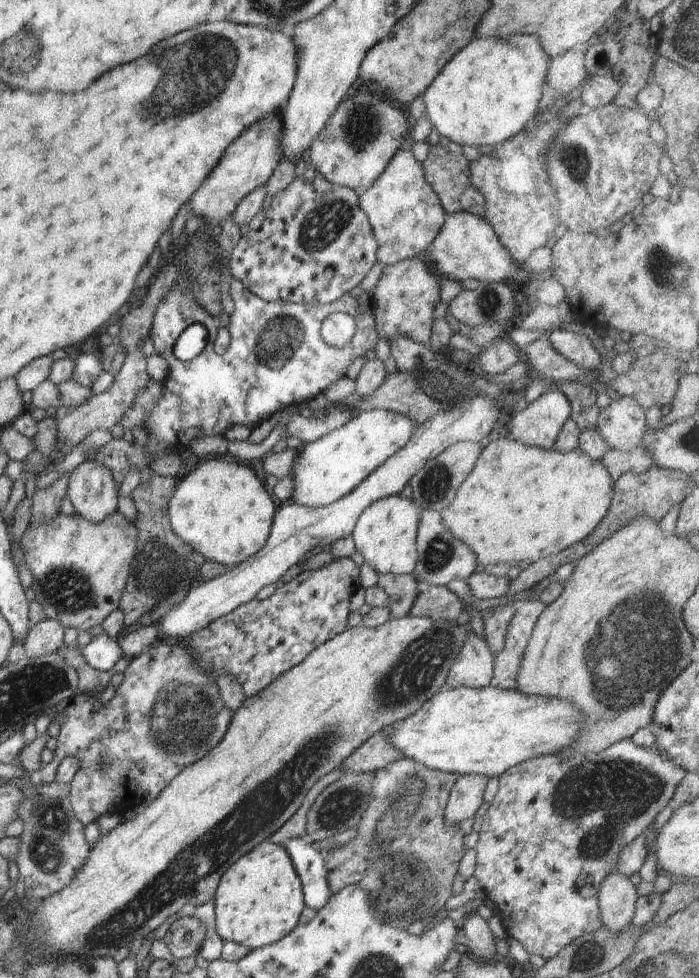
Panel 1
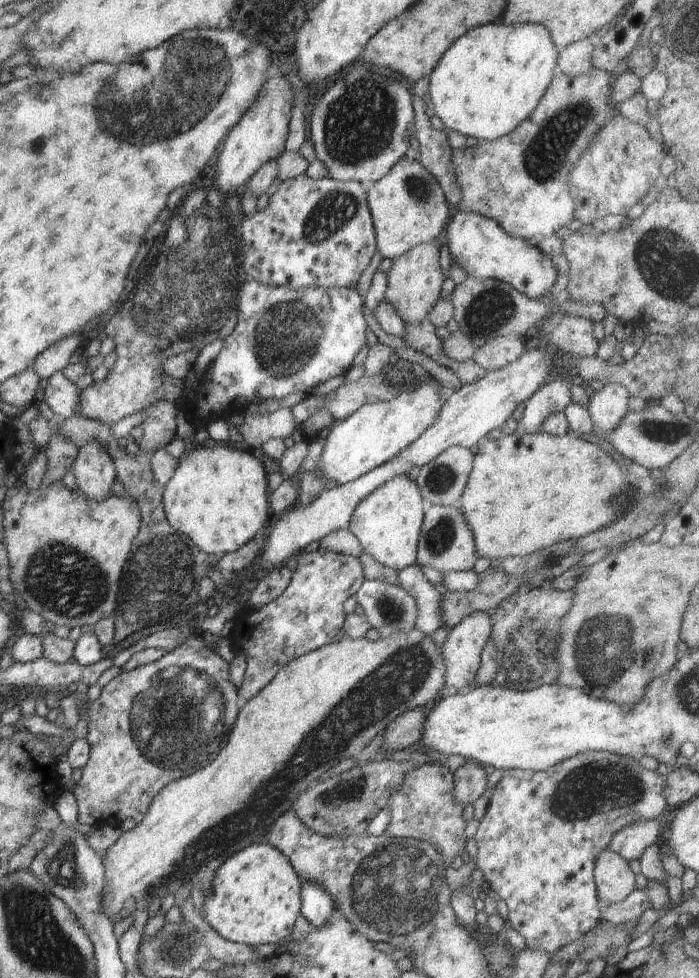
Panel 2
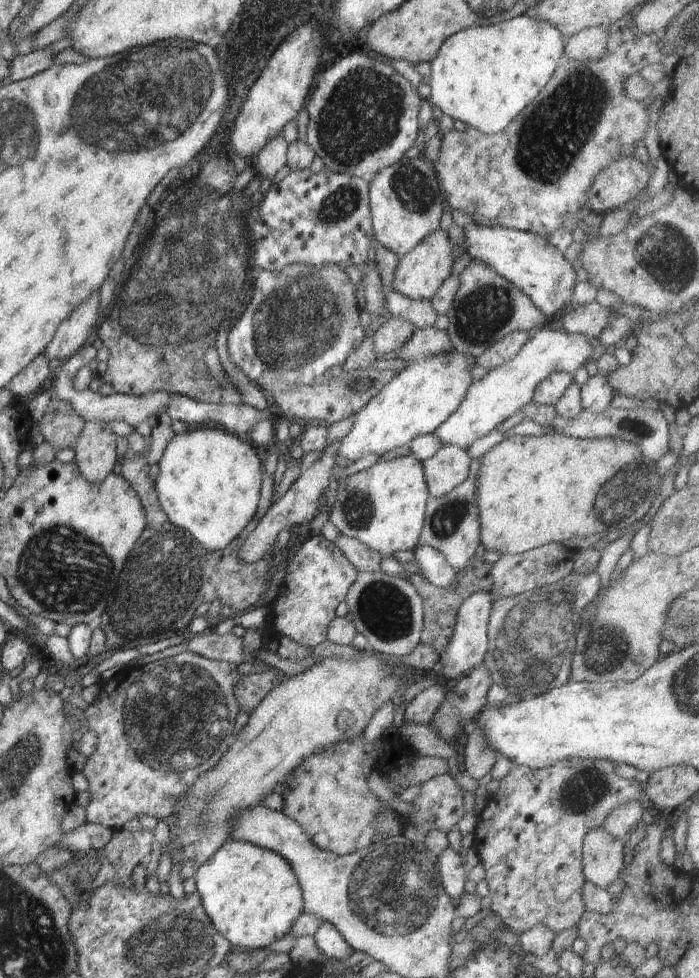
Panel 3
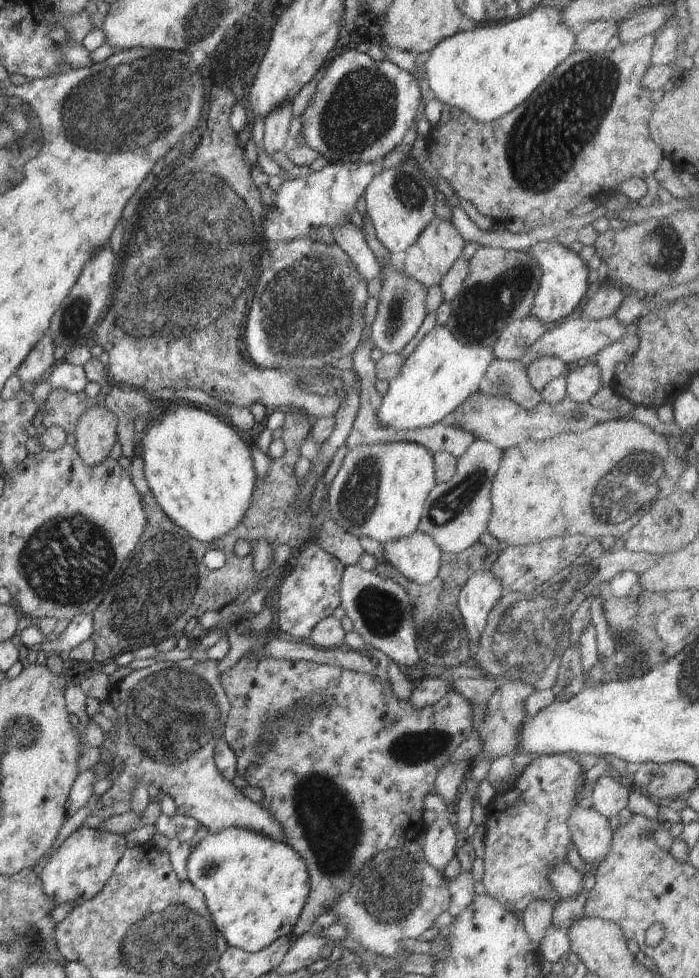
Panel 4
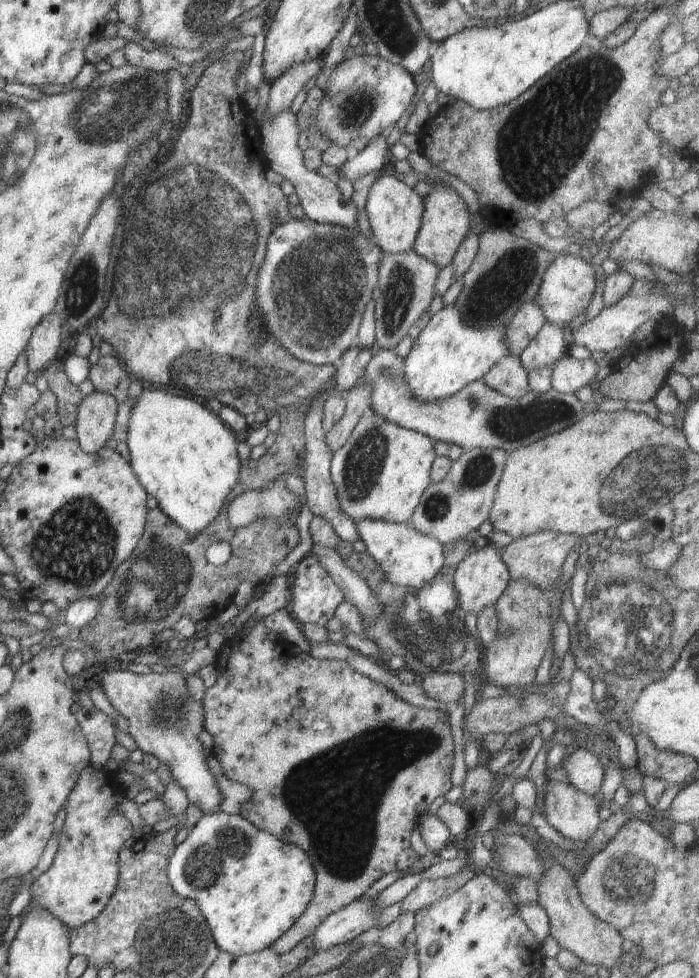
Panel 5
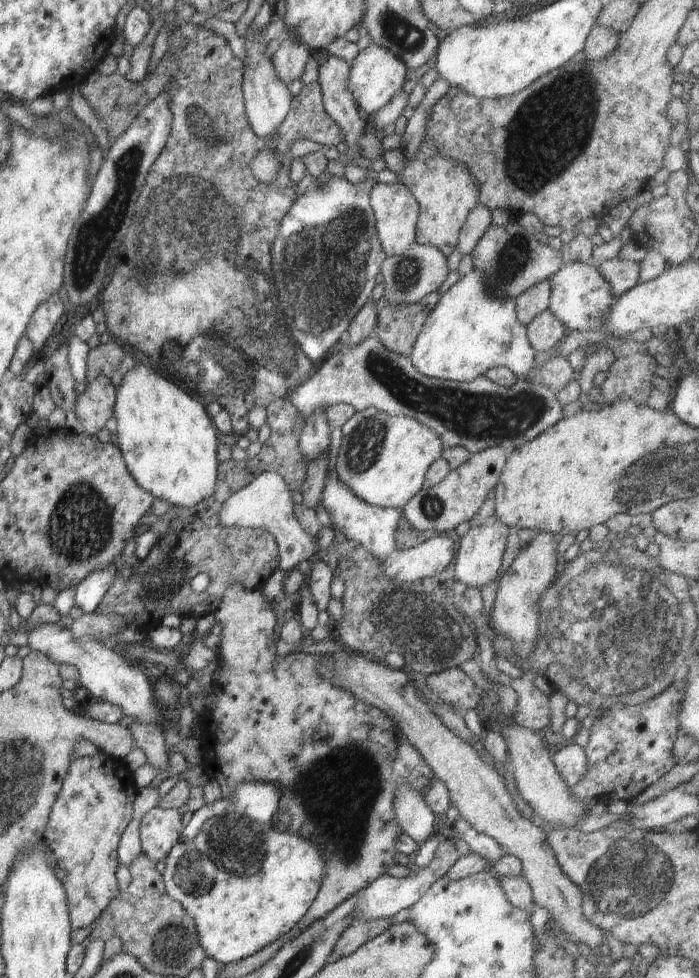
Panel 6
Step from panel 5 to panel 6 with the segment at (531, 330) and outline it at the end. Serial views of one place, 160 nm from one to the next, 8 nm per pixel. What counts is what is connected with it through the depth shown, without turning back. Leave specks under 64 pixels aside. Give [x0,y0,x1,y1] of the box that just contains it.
[514,280,552,327]

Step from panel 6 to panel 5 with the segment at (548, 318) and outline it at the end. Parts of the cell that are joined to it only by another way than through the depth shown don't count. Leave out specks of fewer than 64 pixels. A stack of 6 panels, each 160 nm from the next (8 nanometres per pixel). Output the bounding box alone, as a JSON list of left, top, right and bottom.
[518,322,568,372]

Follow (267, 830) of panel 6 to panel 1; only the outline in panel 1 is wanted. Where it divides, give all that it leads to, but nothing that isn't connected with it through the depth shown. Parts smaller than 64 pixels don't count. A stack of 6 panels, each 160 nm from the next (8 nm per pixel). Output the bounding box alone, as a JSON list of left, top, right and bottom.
[215,841,305,949]

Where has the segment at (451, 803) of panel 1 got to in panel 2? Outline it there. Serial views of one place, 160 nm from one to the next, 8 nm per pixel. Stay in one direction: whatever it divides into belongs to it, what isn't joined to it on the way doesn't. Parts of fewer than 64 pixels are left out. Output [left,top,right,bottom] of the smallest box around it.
[454,761,489,806]

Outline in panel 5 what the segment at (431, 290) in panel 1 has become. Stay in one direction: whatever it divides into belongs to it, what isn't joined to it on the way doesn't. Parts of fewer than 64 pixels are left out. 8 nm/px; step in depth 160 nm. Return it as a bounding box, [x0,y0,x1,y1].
[412,182,470,270]

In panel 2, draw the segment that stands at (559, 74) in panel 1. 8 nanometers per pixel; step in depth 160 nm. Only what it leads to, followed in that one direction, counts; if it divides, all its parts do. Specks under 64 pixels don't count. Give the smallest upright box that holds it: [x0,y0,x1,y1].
[557,37,595,75]

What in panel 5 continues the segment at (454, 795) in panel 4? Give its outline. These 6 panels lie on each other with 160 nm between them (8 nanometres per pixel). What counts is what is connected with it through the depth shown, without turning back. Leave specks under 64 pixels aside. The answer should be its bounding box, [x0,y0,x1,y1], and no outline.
[463,674,570,740]

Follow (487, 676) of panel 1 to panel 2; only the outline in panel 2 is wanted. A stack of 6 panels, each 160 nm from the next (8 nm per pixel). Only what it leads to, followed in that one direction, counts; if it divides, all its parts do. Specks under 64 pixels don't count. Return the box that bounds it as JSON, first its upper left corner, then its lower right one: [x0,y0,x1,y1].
[441,611,493,690]

